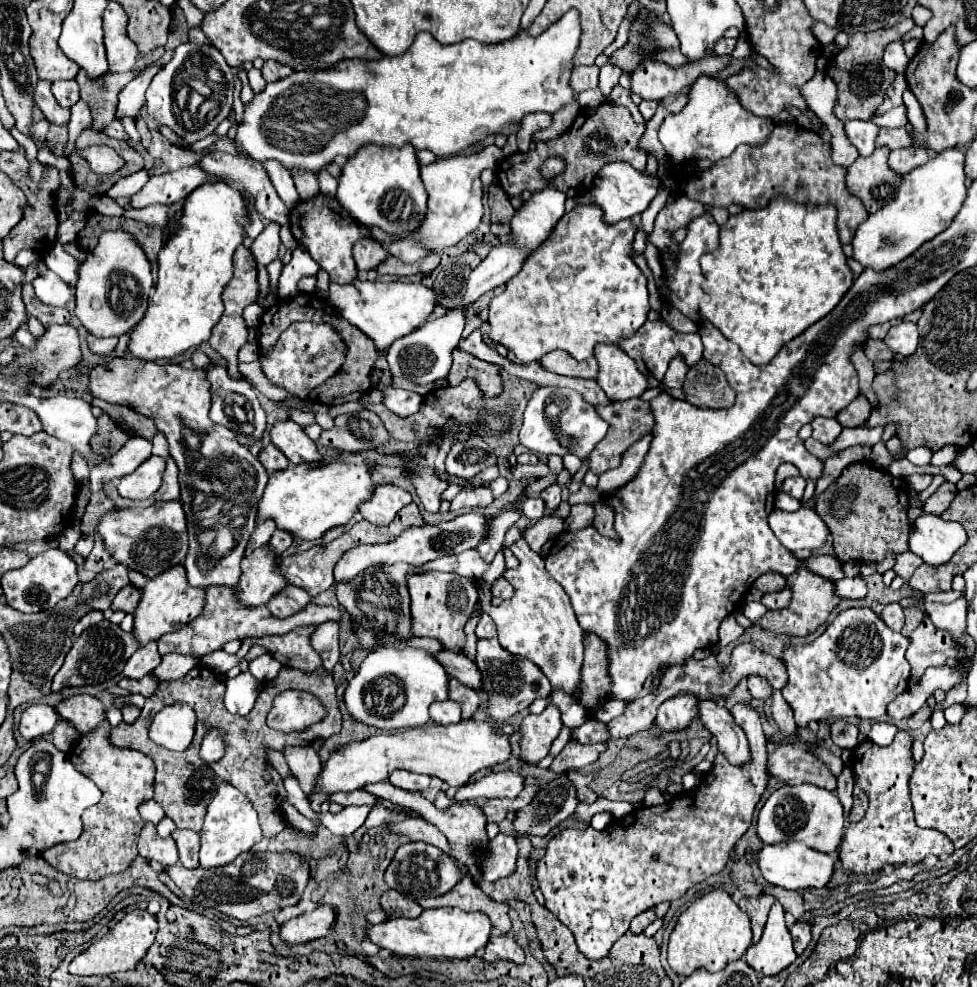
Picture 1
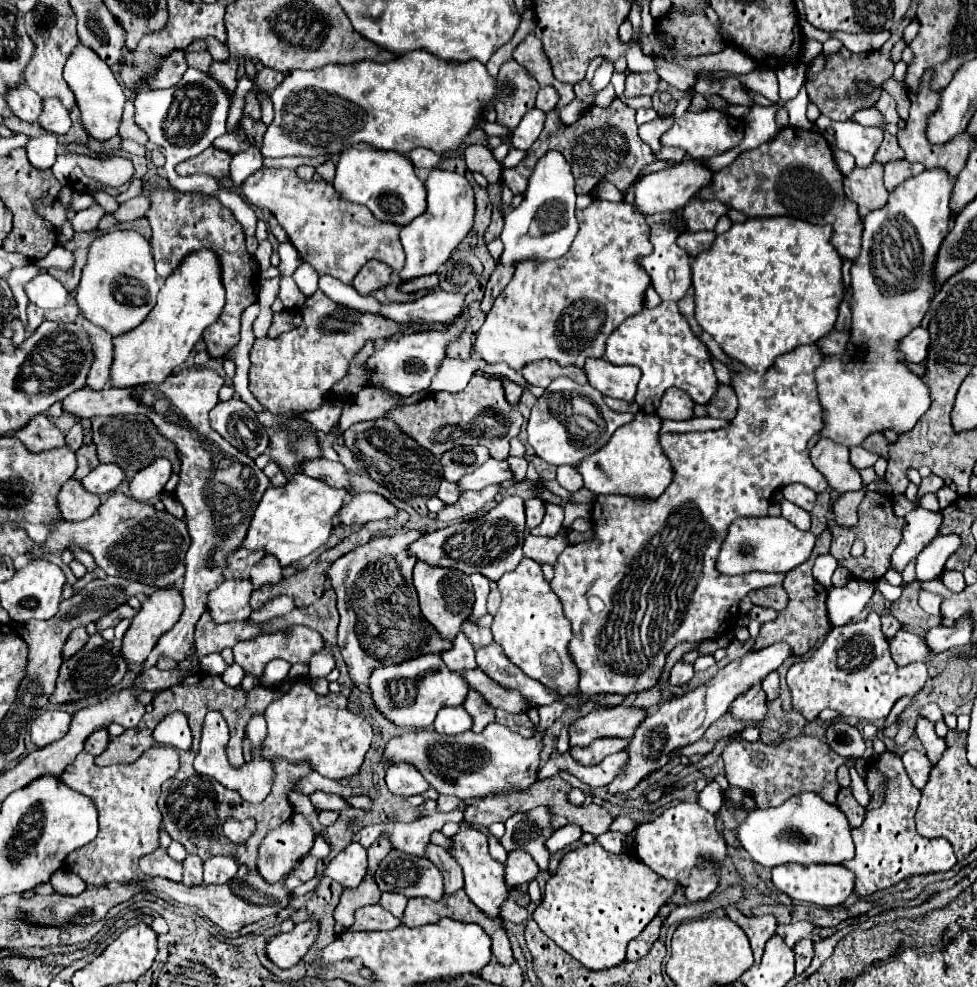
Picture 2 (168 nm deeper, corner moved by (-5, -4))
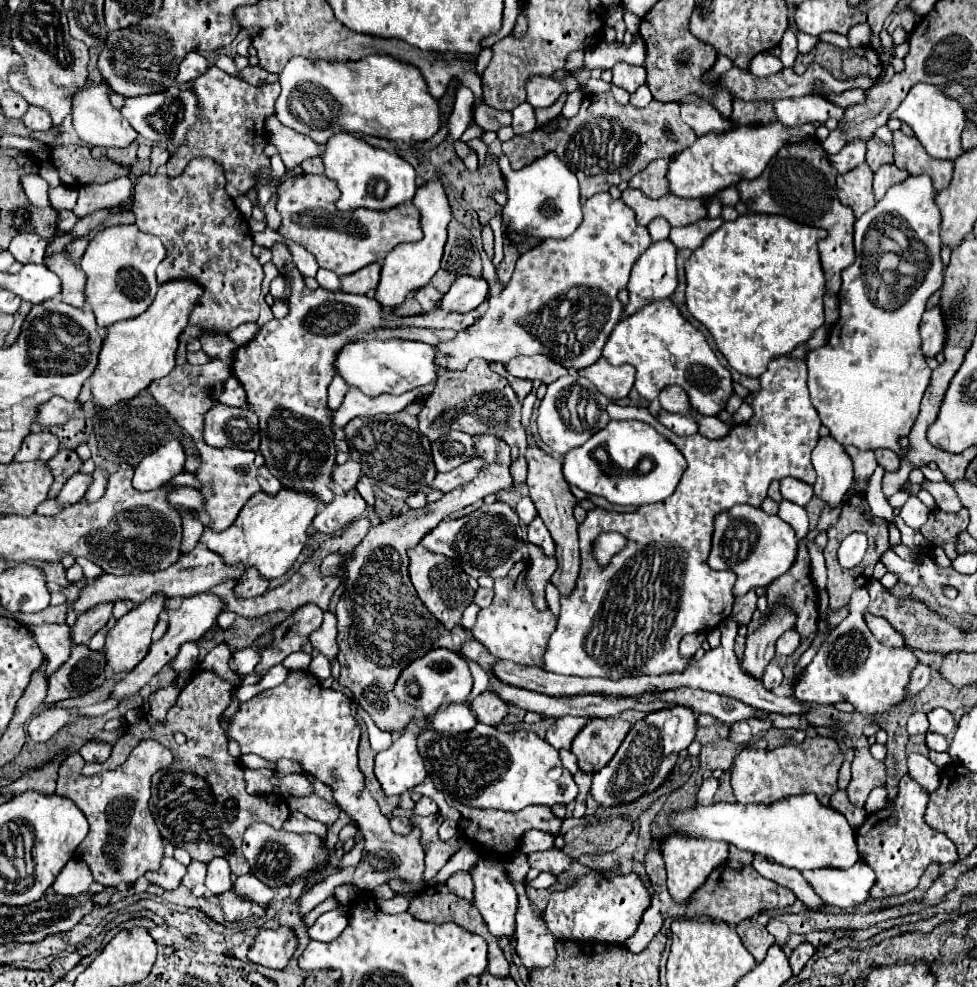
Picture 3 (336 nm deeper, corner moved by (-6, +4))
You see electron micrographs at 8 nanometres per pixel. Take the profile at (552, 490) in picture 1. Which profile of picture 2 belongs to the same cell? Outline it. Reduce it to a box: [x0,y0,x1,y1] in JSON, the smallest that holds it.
[530,504,564,538]

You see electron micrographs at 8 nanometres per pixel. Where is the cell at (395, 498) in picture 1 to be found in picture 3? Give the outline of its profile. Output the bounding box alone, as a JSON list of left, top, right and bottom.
[313,488,367,534]

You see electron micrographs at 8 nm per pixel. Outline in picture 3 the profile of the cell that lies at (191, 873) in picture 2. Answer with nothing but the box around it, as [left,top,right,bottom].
[183,860,205,888]

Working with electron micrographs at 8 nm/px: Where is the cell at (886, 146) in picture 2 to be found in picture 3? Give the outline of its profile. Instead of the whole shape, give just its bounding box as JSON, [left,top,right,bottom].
[867,136,893,172]

